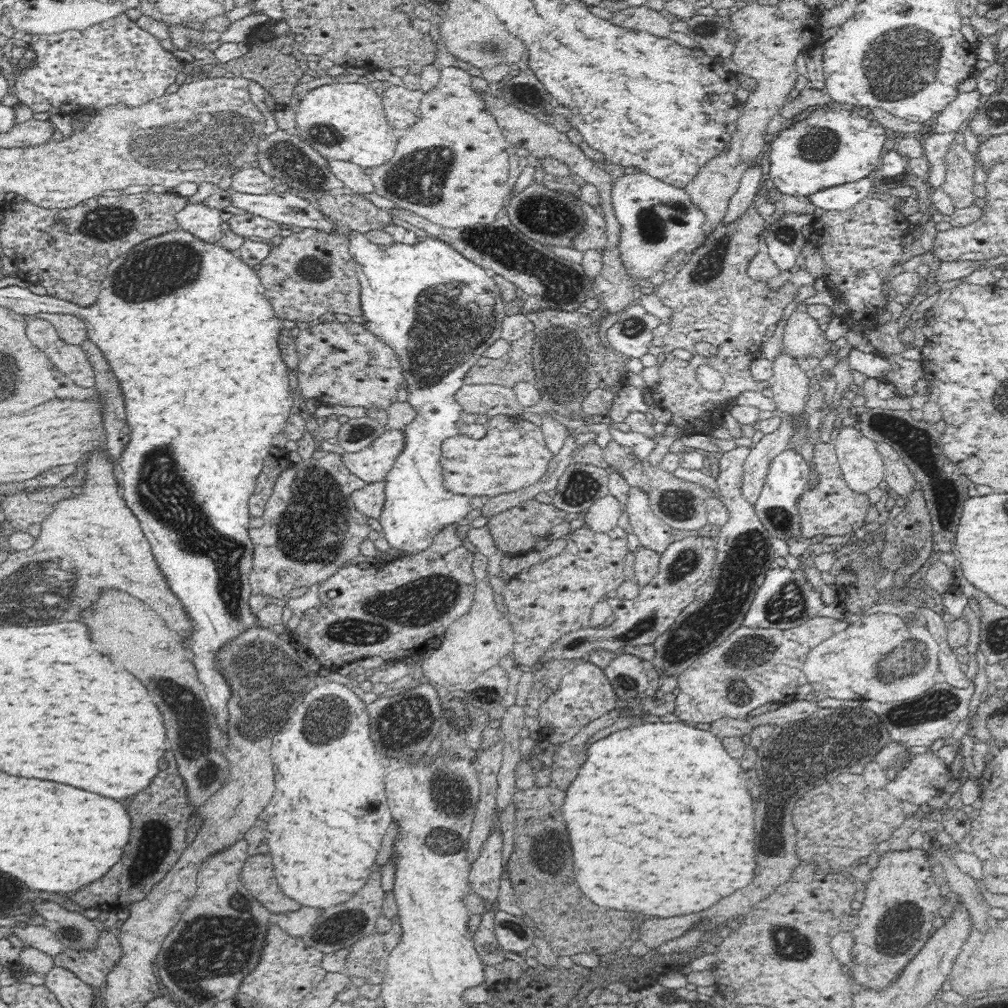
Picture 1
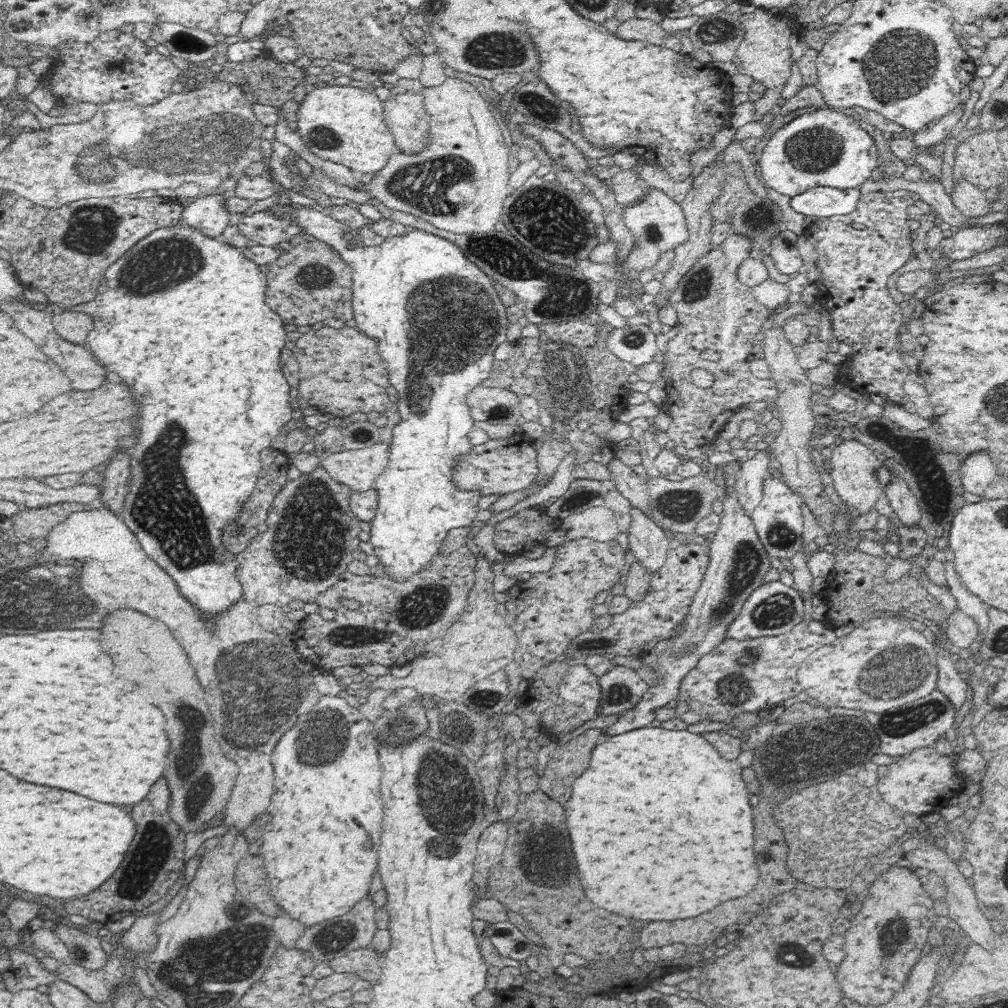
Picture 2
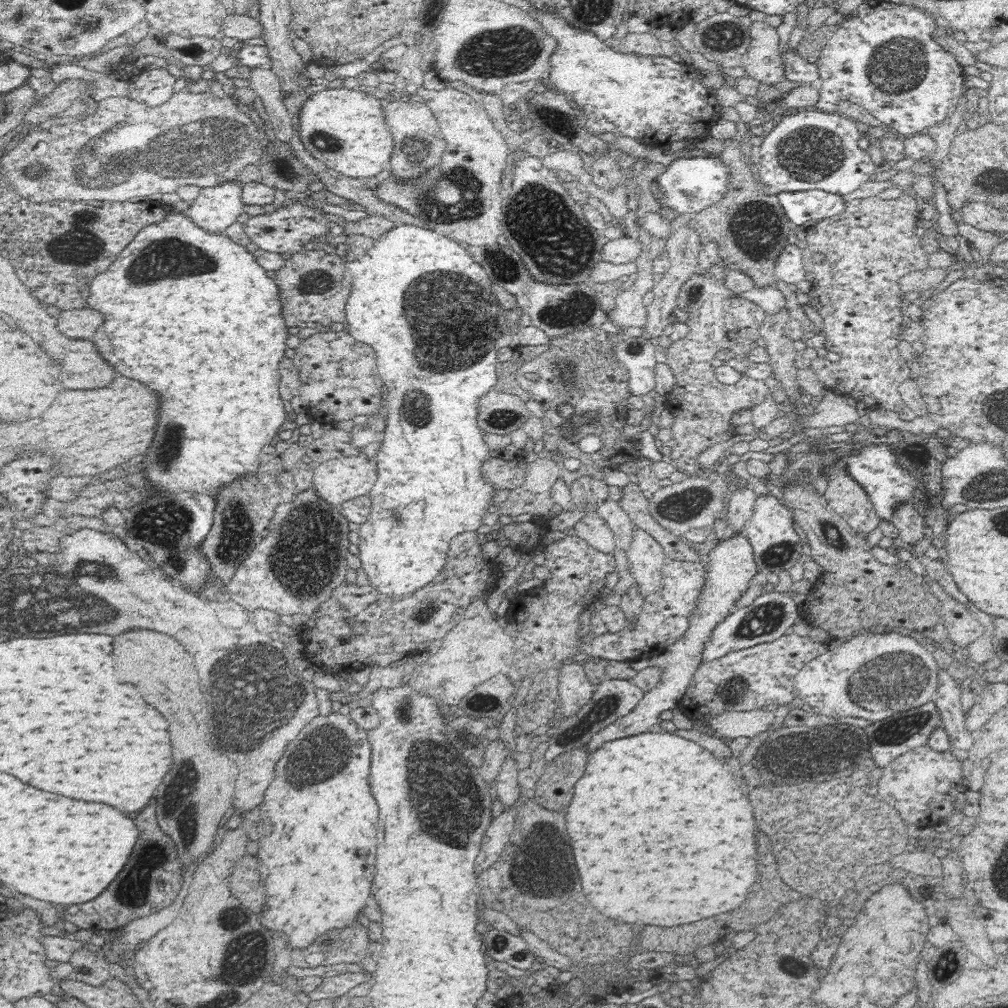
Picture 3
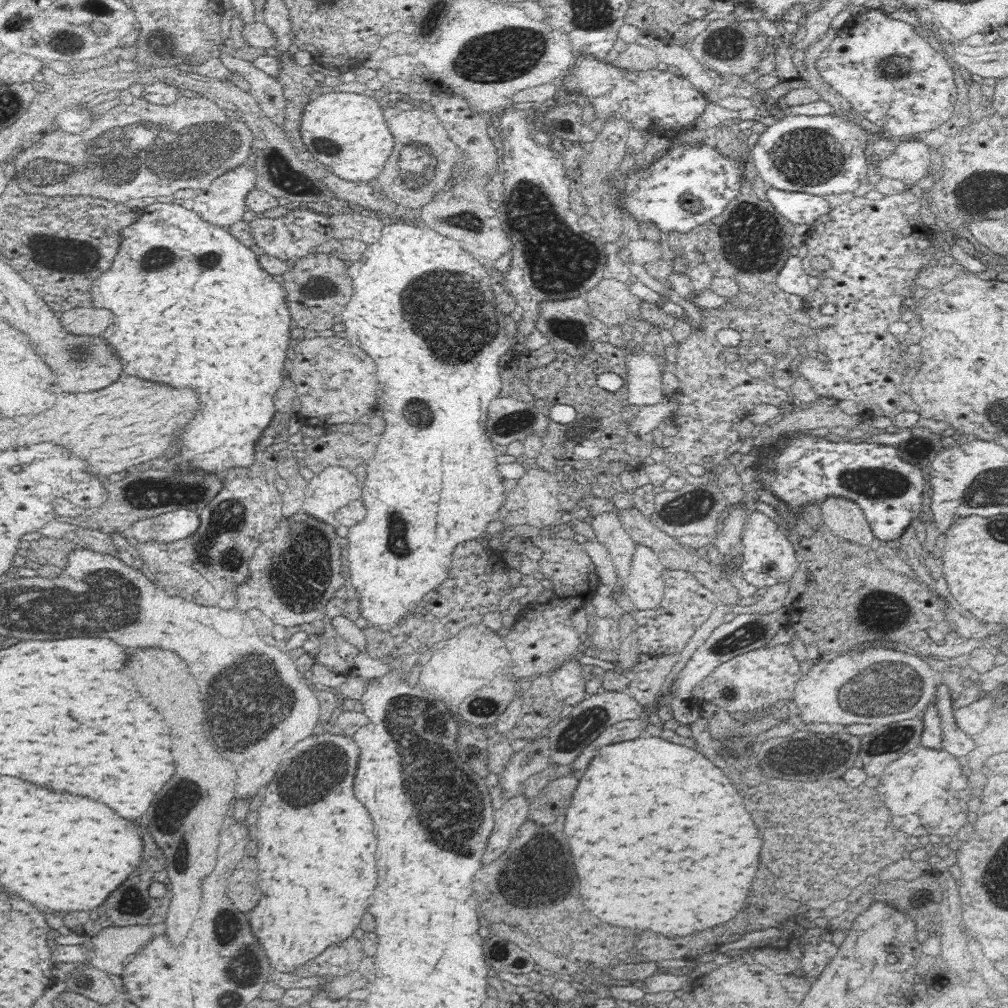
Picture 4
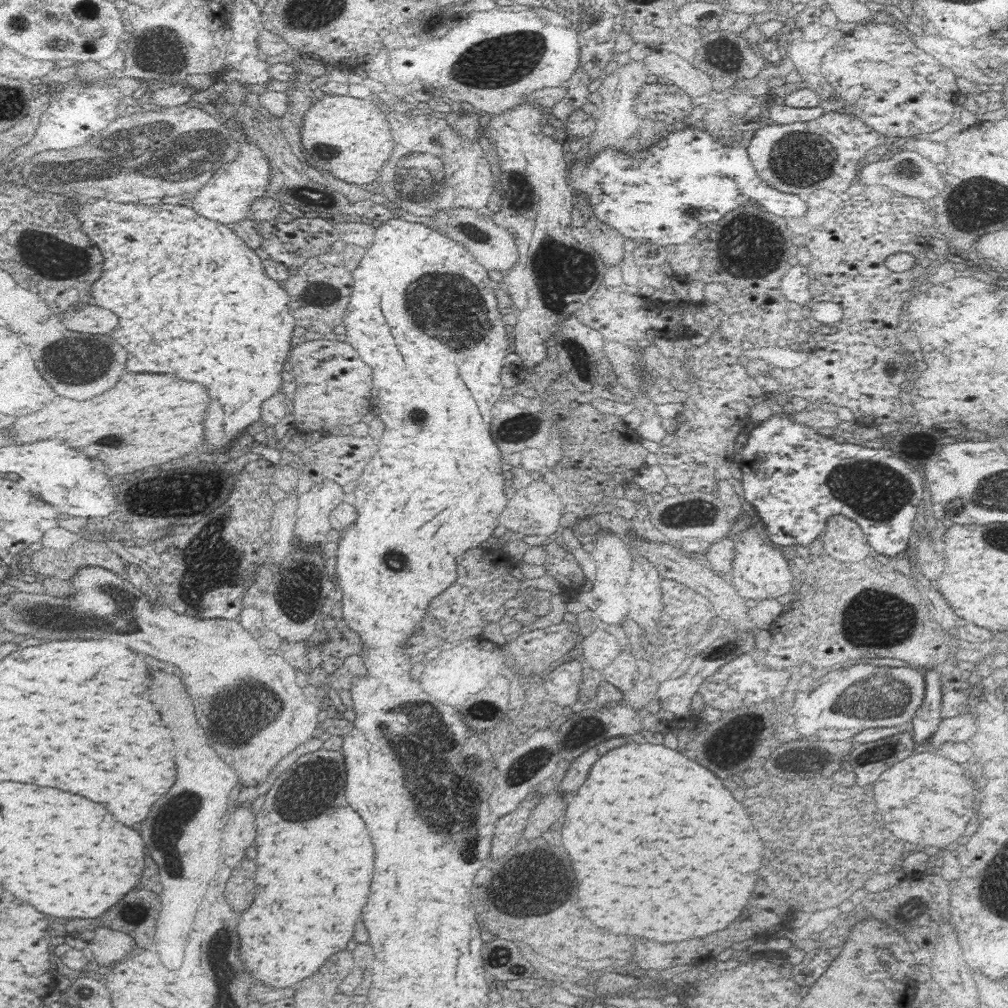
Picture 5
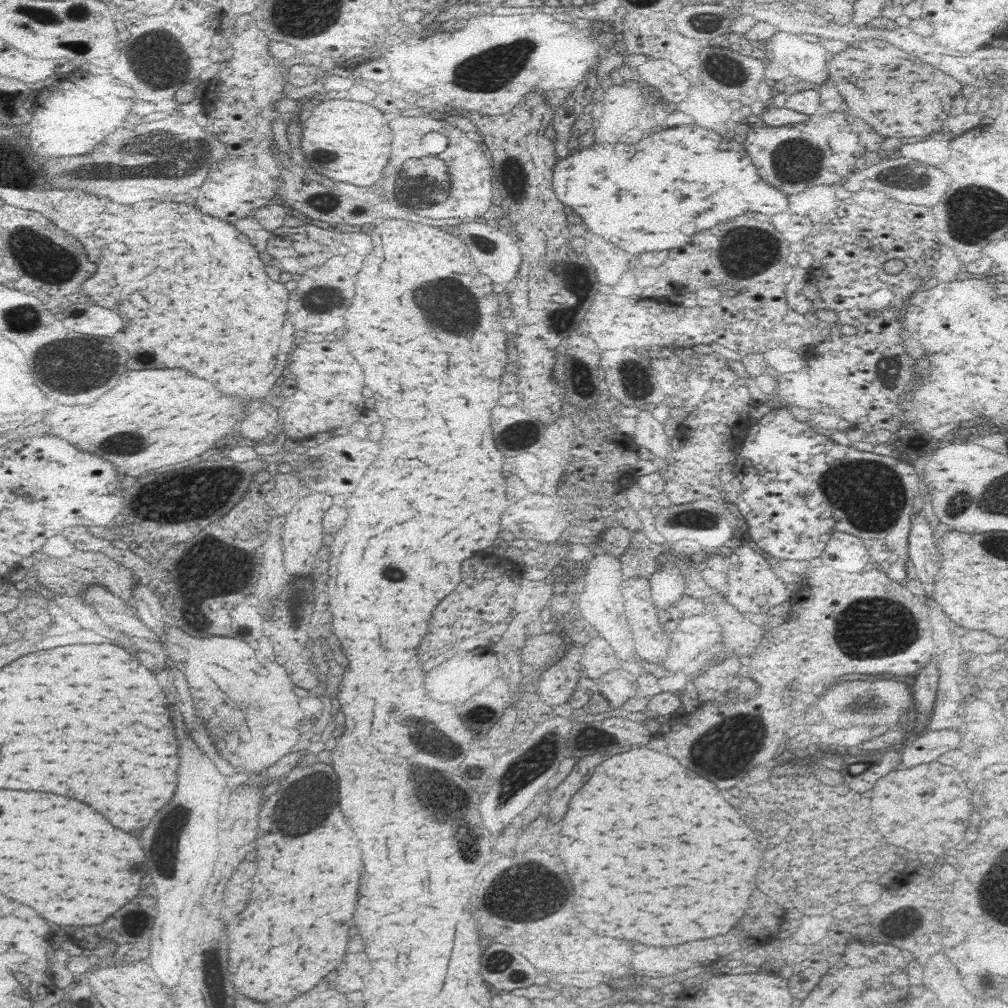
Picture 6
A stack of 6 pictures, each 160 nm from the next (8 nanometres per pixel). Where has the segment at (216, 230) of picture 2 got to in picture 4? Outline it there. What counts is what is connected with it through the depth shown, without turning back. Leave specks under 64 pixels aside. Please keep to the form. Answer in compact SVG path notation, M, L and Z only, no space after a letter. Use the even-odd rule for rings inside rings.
M247 163L238 165L215 178L207 190L201 191L194 200L194 212L206 222L229 227L242 221L247 211L246 197L257 188L257 172Z

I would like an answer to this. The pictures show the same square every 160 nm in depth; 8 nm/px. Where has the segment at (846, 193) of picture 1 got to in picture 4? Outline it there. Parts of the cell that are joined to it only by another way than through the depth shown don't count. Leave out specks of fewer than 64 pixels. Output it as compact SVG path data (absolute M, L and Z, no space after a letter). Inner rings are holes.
M767 187L766 195L776 212L780 212L787 222L796 225L806 224L815 218L821 219L828 214L828 203L817 195L781 191L774 187Z

